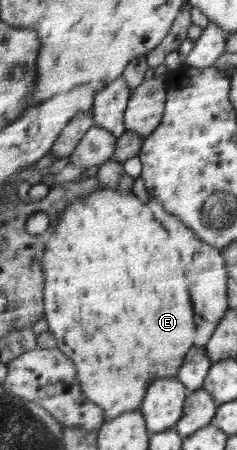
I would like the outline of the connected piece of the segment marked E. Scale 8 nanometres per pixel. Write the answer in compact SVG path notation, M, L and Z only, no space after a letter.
M101 186L94 194L73 200L71 206L68 206L64 212L65 215L60 220L60 224L56 224L56 228L51 230L51 235L56 236L56 240L52 240L52 248L48 248L48 266L44 264L44 268L48 268L48 316L45 316L45 319L48 322L48 330L57 340L56 347L72 362L76 360L74 364L76 368L80 368L80 372L77 370L77 376L83 393L88 400L100 405L100 408L106 412L106 421L111 421L118 415L138 409L149 387L148 384L151 384L152 380L176 377L180 366L184 364L184 356L194 344L192 342L194 312L192 312L192 302L188 294L188 280L186 280L186 272L182 270L178 250L168 238L168 234L172 236L172 232L167 231L168 224L162 224L156 219L150 208L134 193Z

